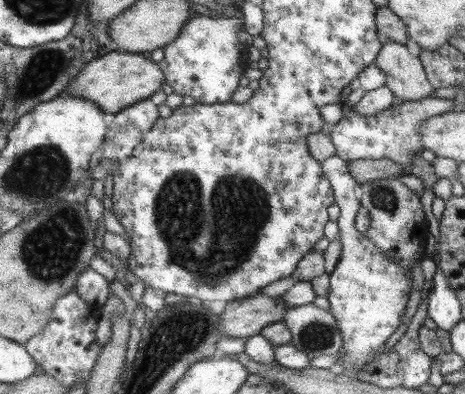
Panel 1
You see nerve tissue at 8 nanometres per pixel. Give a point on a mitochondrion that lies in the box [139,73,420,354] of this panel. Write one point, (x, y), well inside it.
(210, 233)

